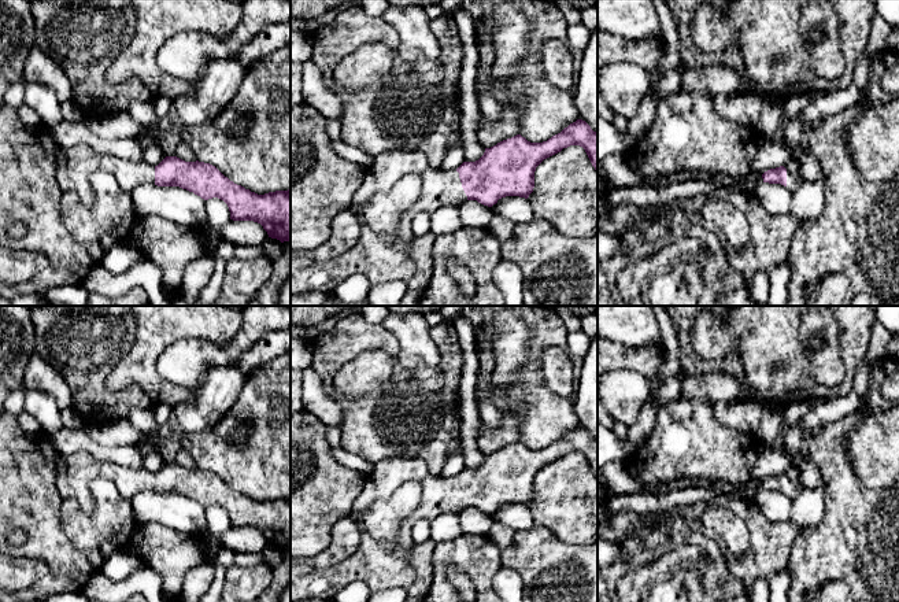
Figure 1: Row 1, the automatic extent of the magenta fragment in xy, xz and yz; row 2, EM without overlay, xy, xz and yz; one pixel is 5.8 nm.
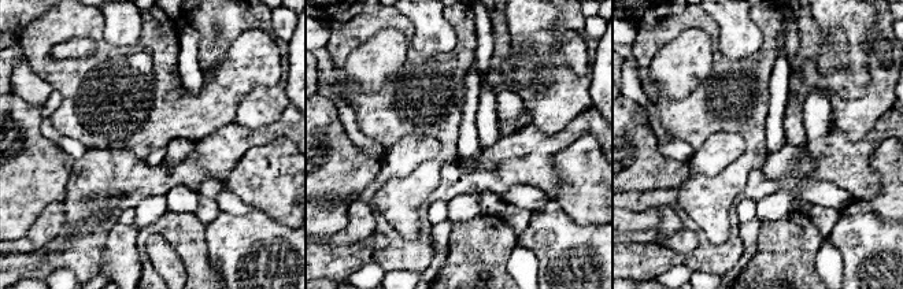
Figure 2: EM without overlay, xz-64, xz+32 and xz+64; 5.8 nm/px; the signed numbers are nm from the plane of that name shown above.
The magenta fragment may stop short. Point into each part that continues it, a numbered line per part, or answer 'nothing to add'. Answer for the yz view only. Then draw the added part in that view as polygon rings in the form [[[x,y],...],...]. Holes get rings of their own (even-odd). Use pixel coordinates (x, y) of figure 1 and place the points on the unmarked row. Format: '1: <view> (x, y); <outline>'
1: yz (794, 487); [[[791,468],[785,470],[784,474],[787,476],[787,495],[793,501],[803,491],[799,470],[795,468]]]

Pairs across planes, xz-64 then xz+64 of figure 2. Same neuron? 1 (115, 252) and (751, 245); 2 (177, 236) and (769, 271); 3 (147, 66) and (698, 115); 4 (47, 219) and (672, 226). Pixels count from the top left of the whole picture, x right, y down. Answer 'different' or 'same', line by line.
1: same
2: same
3: same
4: same

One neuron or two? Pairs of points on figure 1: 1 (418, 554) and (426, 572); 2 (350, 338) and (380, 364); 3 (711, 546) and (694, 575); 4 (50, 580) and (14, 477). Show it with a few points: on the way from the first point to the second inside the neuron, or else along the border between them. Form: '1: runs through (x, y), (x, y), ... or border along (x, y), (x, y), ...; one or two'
1: runs through (421, 558), (422, 568); one
2: border along (363, 351), (348, 361); two
3: border along (694, 565), (700, 575), (703, 587); two
4: runs through (56, 558), (56, 551), (45, 540), (30, 503); one

